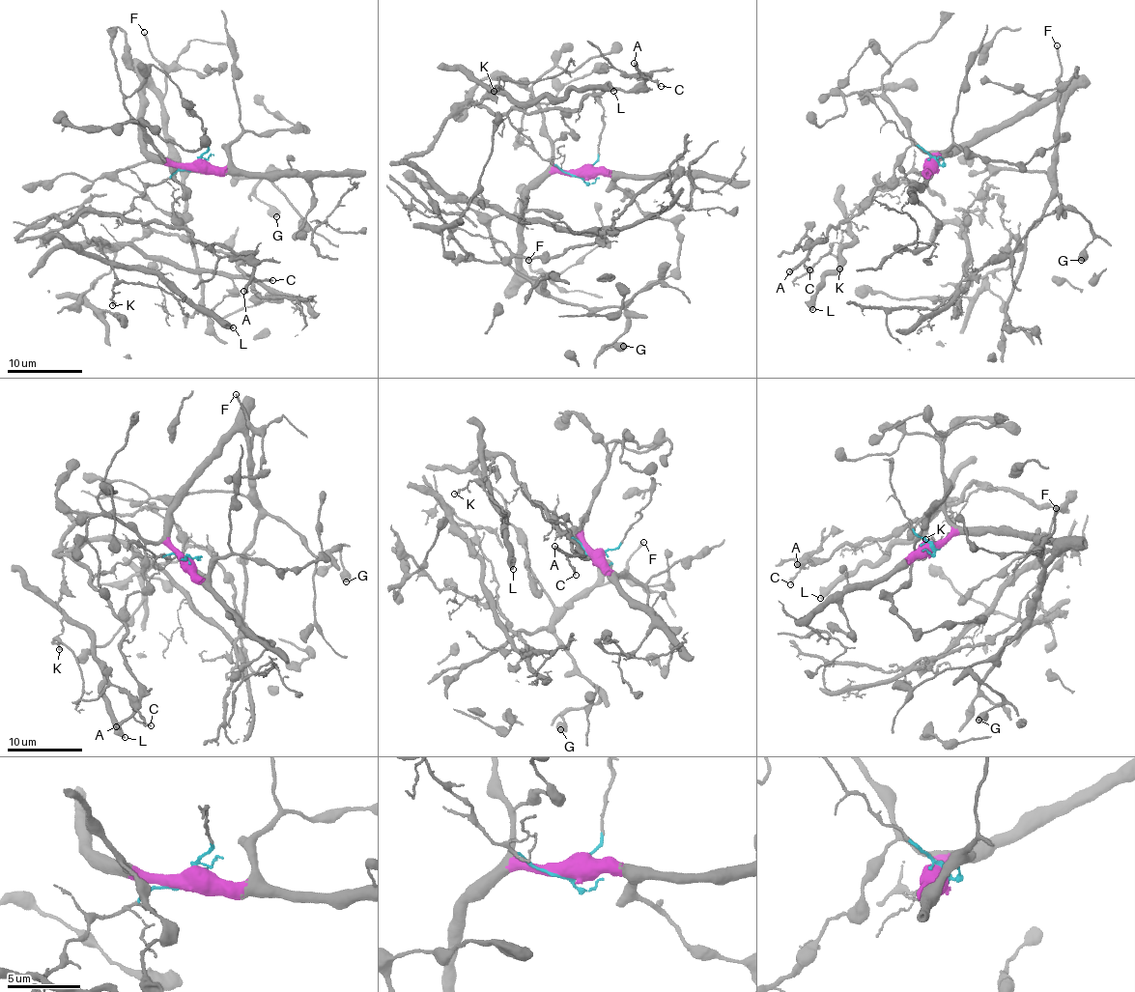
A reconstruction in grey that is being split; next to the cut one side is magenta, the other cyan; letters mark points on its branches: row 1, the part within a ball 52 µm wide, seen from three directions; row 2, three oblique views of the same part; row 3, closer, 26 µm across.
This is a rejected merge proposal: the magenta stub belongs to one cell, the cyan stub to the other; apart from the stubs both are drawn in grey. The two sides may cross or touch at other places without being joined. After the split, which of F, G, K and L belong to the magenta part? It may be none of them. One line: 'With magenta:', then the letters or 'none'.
With magenta: F, G

